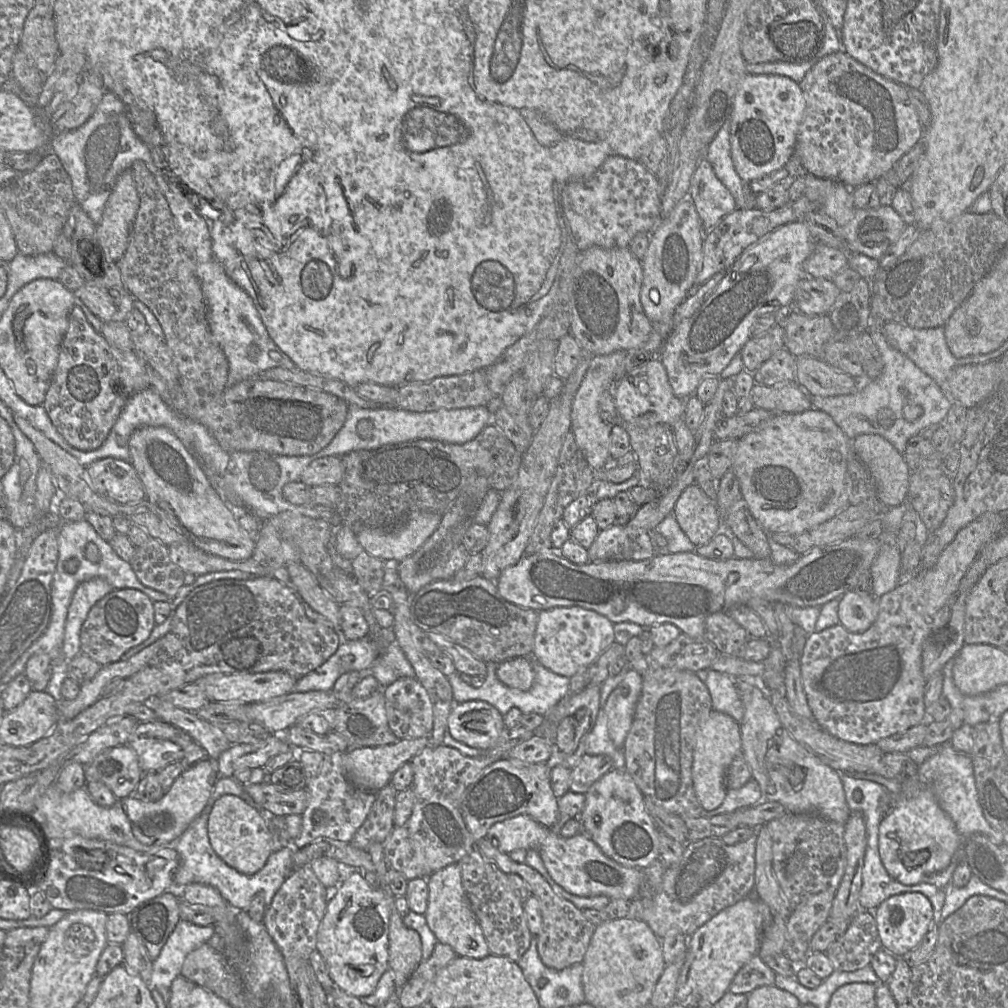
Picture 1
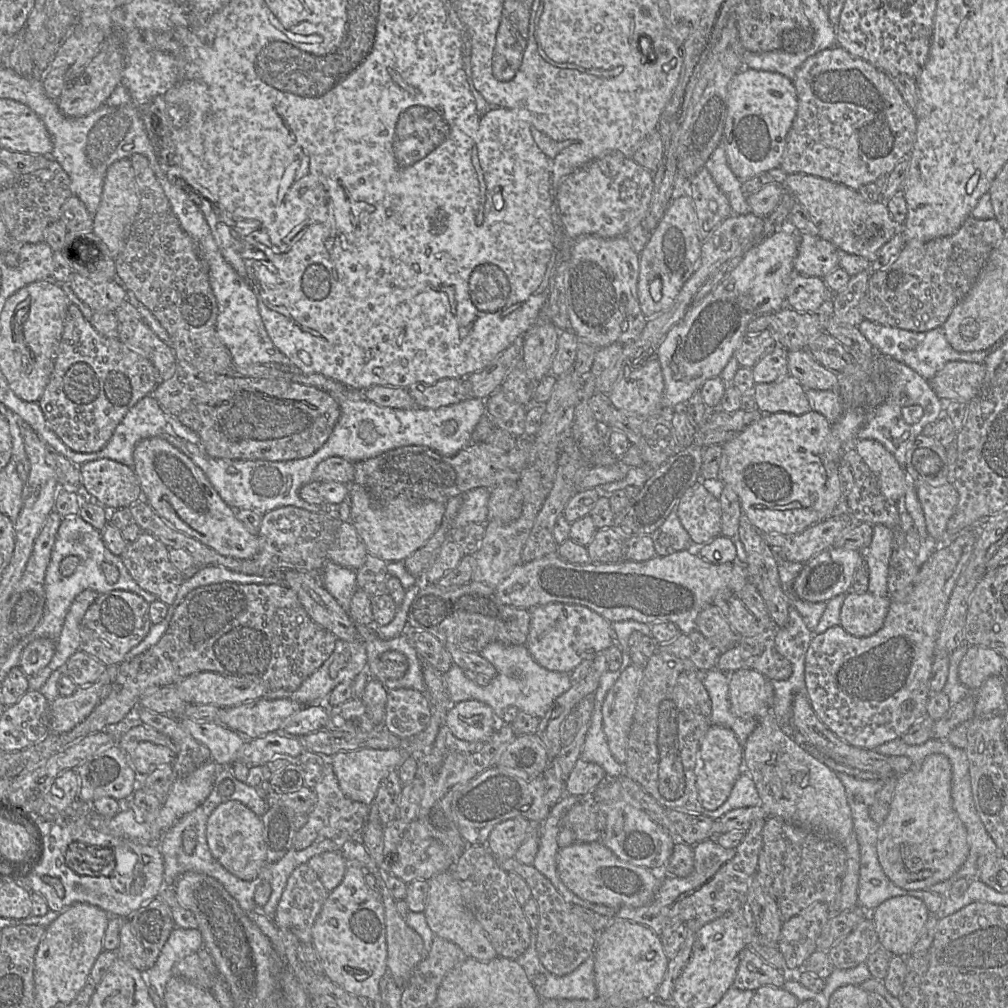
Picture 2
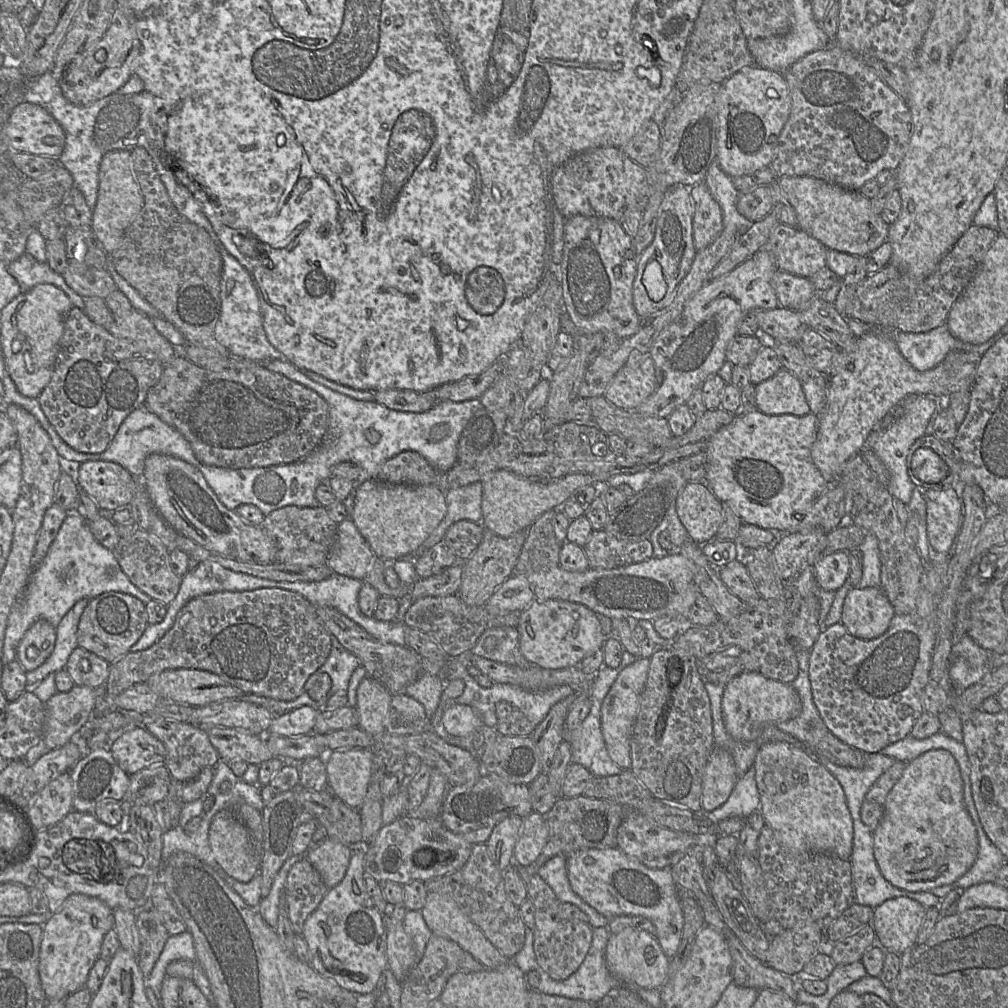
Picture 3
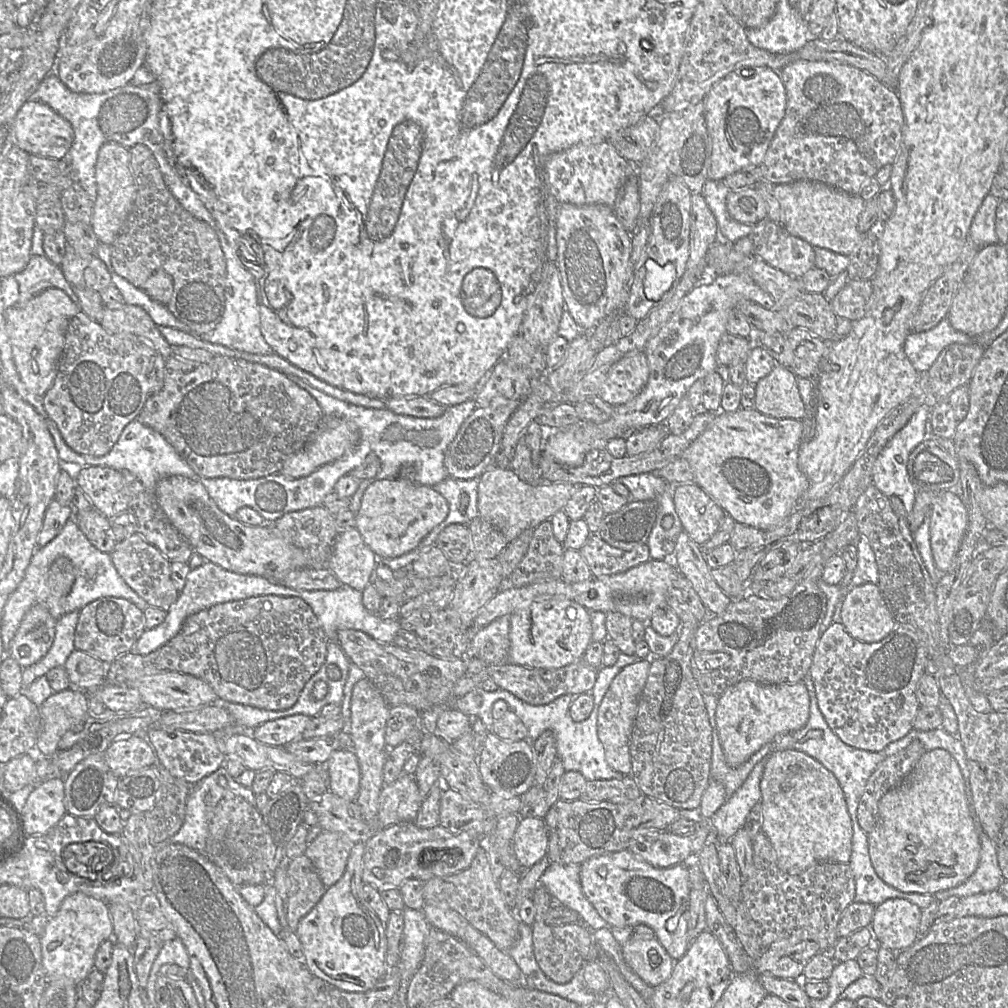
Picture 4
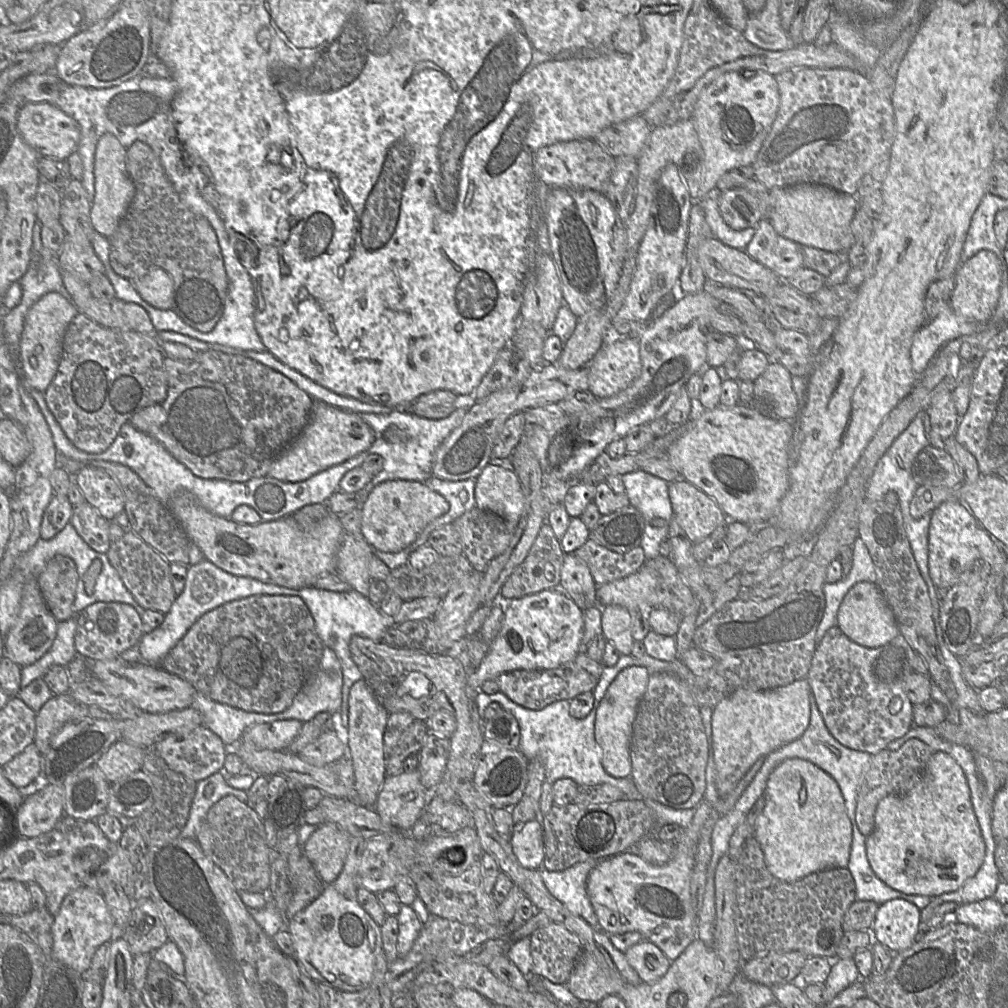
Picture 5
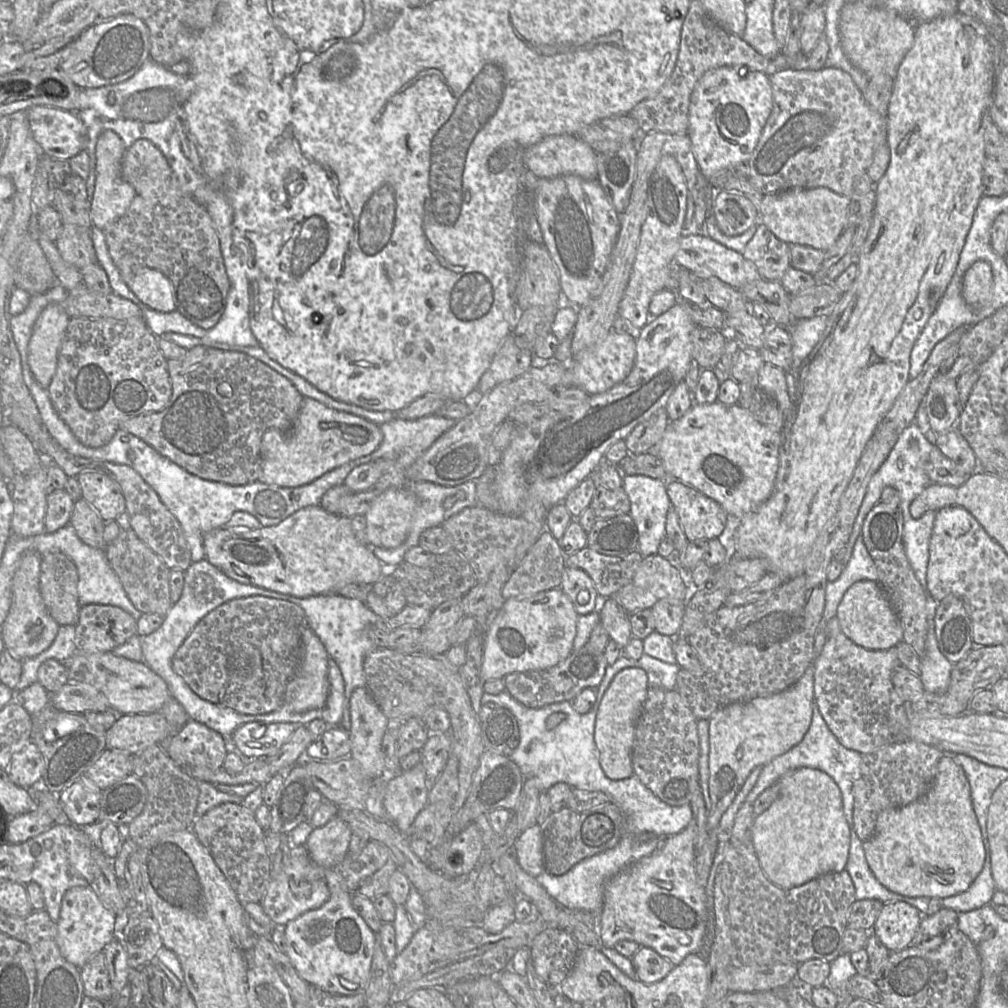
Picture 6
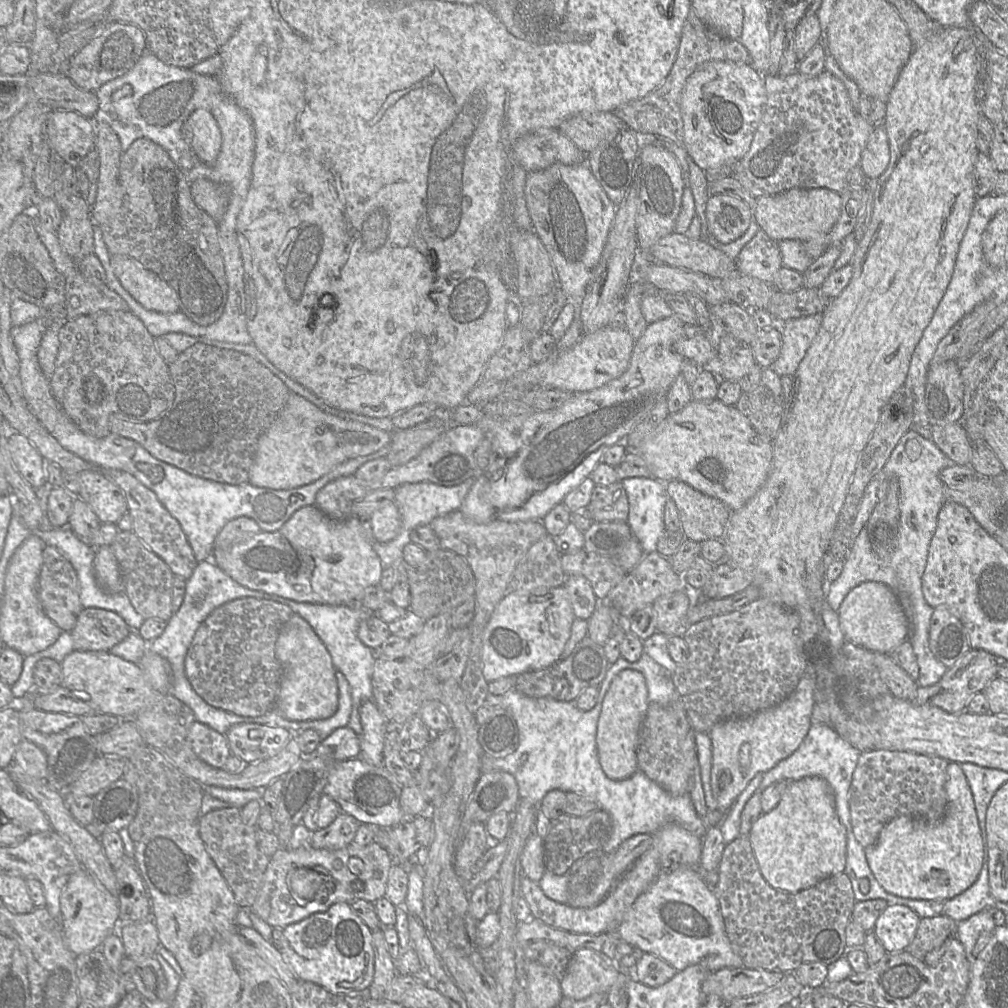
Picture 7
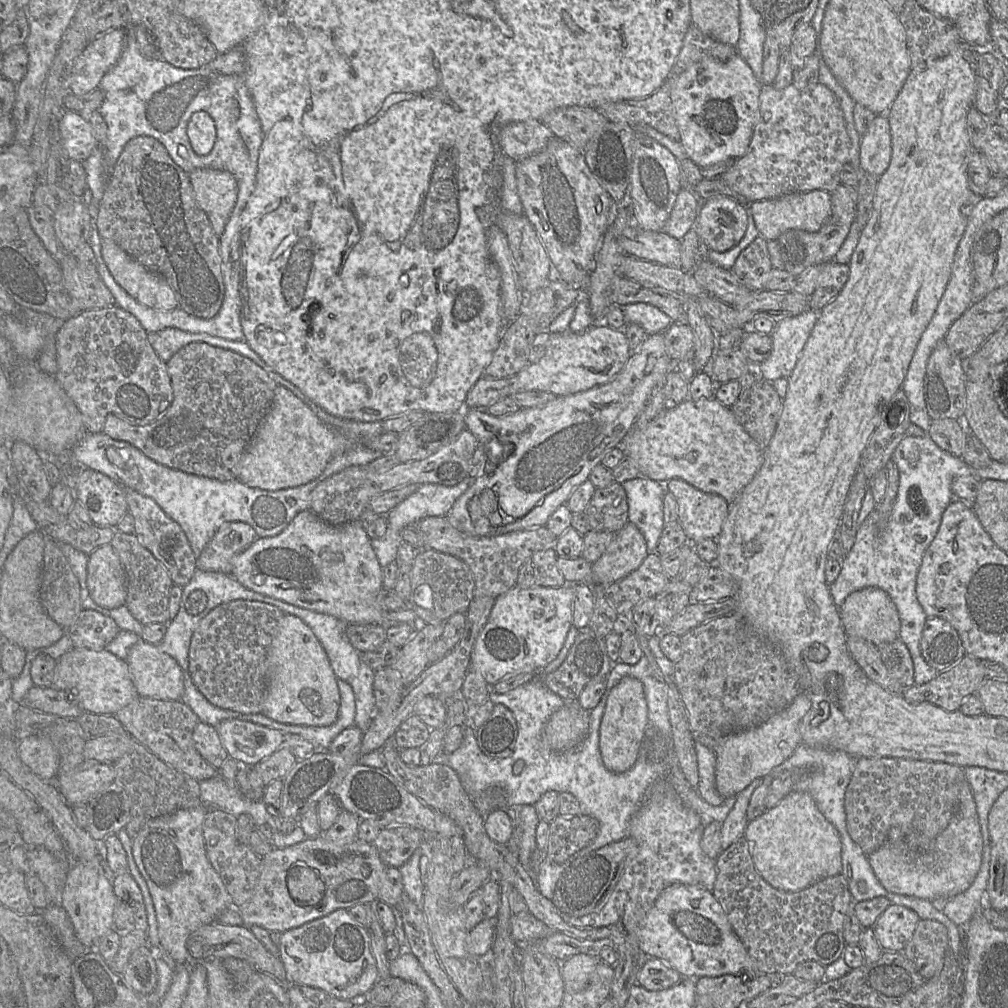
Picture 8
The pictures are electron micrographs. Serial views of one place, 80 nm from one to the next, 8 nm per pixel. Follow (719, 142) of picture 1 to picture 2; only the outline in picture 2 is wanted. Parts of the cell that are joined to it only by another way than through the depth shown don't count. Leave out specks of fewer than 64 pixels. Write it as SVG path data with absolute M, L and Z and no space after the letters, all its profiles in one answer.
M722 140L707 160L705 167L713 180L729 200L732 214L751 212L747 195L742 190L742 181L730 169Z

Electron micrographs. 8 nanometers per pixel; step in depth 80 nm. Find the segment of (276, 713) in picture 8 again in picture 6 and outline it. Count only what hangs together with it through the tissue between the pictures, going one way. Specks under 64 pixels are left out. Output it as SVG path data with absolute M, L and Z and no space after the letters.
M308 626L301 636L301 664L288 684L285 702L296 713L323 708L330 683L328 679L329 654L319 637Z

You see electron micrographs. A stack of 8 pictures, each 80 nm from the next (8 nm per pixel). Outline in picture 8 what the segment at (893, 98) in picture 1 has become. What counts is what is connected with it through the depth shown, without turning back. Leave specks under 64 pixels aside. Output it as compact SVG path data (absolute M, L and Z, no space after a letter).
M820 82L807 91L799 90L793 84L783 89L776 89L772 84L762 84L759 100L759 120L747 153L737 159L719 178L751 203L797 192L832 192L836 189L841 184L841 168L850 161L852 147L844 114L836 95Z

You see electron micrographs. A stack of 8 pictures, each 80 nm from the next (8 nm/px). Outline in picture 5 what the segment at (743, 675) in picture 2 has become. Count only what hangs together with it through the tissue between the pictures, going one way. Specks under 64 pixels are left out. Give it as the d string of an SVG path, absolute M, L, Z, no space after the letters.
M807 678L767 690L738 688L723 698L713 709L712 744L716 766L716 789L720 797L728 795L760 758L799 738L810 722L811 686Z

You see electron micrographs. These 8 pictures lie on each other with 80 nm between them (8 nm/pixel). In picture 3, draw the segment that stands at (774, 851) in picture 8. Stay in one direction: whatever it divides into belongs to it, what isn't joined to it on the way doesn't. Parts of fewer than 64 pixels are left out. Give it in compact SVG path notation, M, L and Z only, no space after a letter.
M775 741L760 747L753 767L760 795L760 812L783 848L850 860L853 820L841 784L825 766L800 748Z

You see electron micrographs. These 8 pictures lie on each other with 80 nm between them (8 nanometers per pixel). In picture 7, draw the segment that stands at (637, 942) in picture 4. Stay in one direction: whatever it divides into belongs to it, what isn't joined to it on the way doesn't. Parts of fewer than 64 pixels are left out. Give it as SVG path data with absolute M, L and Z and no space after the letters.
M642 953L633 968L632 978L646 986L657 987L671 980L676 973L677 970L661 958Z

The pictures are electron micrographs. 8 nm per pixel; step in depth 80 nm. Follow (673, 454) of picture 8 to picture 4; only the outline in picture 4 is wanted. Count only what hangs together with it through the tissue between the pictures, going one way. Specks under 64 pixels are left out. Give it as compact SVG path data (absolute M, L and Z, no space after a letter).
M740 407L733 412L718 411L706 429L682 453L689 463L694 482L703 488L735 522L762 530L784 522L800 503L808 480L798 466L799 447L804 438L804 421L775 418L755 408Z

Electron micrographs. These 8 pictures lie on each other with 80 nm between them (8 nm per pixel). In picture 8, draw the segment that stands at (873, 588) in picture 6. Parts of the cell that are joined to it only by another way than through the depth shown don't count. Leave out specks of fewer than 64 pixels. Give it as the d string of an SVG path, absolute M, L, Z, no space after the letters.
M867 587L852 592L839 607L843 628L848 635L856 636L875 646L899 639L900 618L889 595L880 588Z

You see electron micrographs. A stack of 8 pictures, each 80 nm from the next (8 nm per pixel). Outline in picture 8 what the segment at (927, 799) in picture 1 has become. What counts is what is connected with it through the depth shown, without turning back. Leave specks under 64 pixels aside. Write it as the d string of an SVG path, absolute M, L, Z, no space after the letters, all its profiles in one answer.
M968 781L960 790L953 819L928 848L909 849L903 842L904 834L900 828L891 828L885 843L867 856L876 878L887 891L931 901L939 897L953 898L970 887L981 866L983 839Z

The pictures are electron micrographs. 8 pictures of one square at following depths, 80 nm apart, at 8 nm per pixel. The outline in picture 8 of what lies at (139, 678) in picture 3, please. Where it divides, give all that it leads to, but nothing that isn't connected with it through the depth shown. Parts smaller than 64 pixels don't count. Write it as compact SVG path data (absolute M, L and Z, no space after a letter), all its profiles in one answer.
M233 600L212 609L195 629L189 648L189 673L213 705L242 714L261 713L266 682L264 662L284 612L259 601Z

